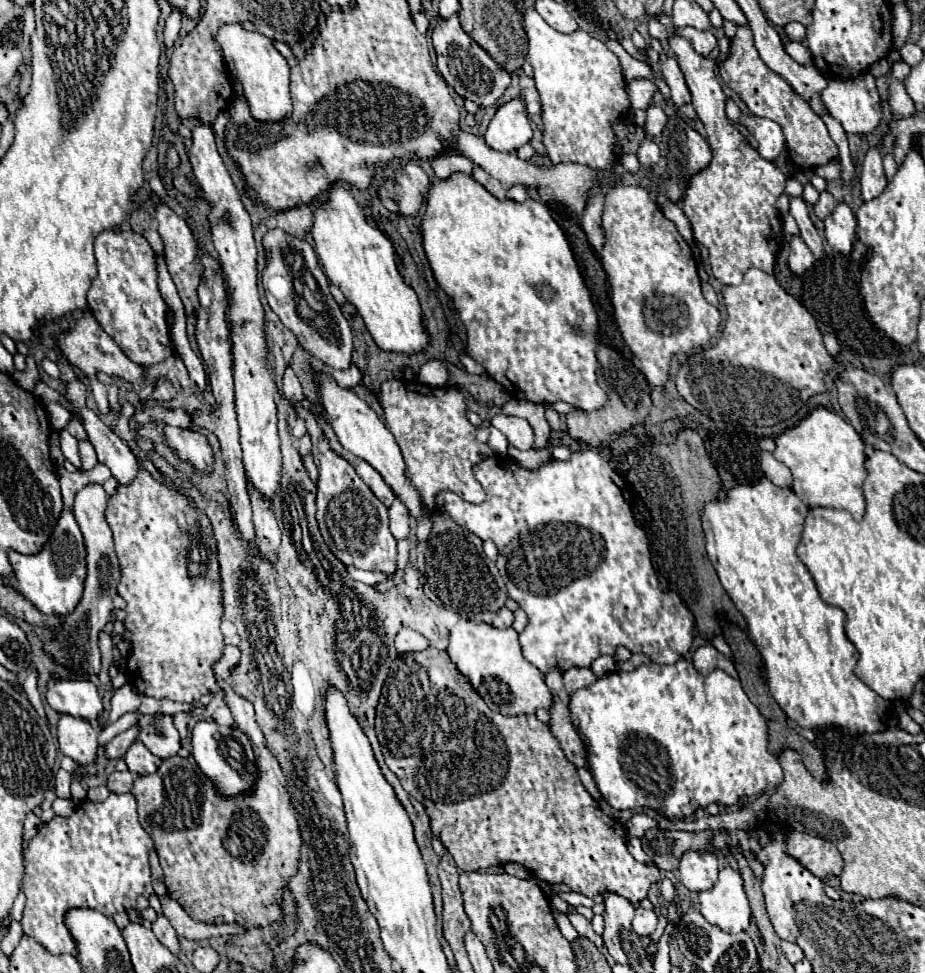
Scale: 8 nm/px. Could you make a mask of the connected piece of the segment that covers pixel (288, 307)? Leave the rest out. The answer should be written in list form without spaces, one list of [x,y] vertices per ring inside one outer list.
[[[270,230],[264,236],[264,248],[268,250],[268,262],[262,280],[270,308],[278,314],[282,324],[296,334],[300,346],[308,354],[332,368],[348,370],[352,366],[350,324],[328,290],[328,278],[322,272],[312,246],[282,230]]]

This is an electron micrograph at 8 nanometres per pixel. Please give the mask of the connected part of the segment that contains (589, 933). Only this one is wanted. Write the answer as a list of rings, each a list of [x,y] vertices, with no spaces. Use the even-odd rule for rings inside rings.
[[[567,912],[566,915],[569,918],[571,924],[581,936],[586,936],[595,944],[597,948],[603,947],[603,938],[601,935],[595,933],[591,922],[589,922],[584,916],[577,912]]]

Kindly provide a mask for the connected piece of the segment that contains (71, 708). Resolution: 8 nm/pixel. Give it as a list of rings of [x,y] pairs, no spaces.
[[[52,680],[46,700],[58,714],[84,718],[88,722],[98,720],[104,710],[102,698],[90,680]]]

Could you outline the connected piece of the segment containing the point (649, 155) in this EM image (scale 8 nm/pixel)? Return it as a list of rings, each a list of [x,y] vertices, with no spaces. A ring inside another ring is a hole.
[[[646,144],[642,146],[642,150],[638,148],[638,160],[642,166],[654,166],[660,158],[660,150],[656,144]]]

